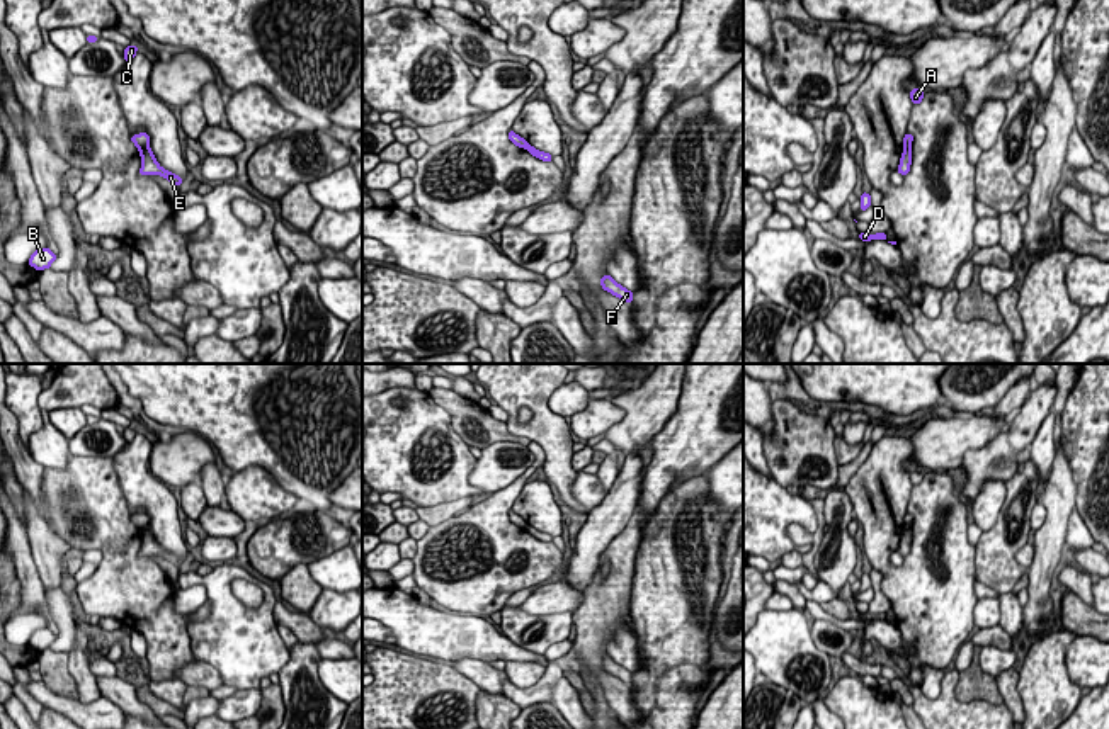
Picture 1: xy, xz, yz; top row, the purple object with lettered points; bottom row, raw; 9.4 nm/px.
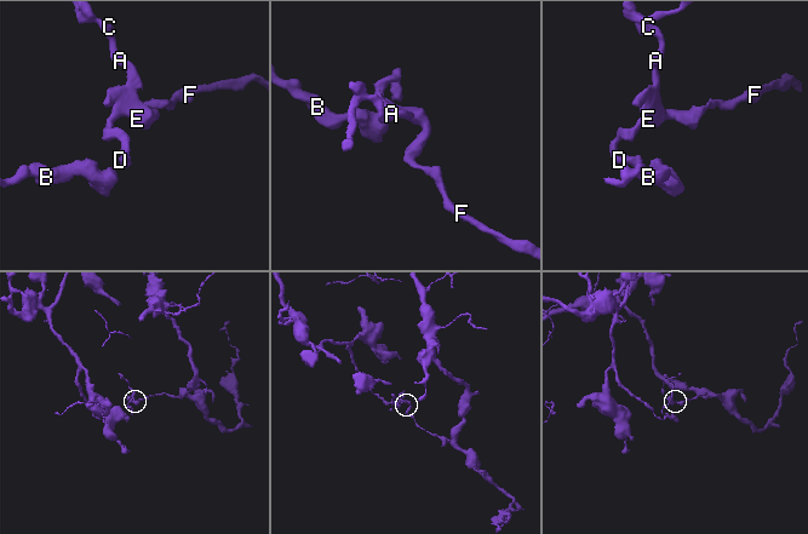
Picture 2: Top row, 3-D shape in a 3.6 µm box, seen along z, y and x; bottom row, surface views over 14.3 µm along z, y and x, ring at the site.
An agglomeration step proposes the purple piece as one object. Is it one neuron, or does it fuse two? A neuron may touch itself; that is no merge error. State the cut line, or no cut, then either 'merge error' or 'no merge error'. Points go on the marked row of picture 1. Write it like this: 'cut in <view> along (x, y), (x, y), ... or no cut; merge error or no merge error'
cut in xy along (147, 143), (140, 152); merge error

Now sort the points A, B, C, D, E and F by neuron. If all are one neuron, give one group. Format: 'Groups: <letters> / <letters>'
Groups: A C / B D E F

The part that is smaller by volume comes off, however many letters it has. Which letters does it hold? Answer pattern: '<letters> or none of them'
A, C

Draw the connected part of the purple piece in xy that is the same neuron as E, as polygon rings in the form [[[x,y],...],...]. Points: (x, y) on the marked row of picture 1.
[[[146,144],[141,151],[139,151],[139,156],[141,156],[141,168],[139,168],[139,175],[162,175],[163,178],[167,178],[168,182],[172,182],[173,185],[180,185],[184,180],[172,173],[172,172],[167,172],[165,168],[162,168],[158,165],[158,161],[155,160],[153,156],[153,151],[150,148],[150,144]]]

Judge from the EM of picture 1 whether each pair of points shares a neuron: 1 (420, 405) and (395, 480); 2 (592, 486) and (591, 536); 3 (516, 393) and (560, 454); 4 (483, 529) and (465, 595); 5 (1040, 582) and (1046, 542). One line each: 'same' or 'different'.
1: same
2: different
3: same
4: same
5: same

